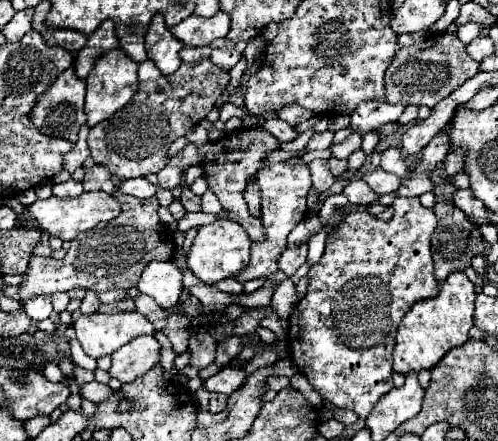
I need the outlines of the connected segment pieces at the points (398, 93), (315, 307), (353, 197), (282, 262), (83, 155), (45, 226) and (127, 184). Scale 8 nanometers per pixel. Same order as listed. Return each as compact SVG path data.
M436 34L420 42L418 46L400 48L384 74L384 96L390 104L408 102L424 104L434 108L442 98L462 86L478 72L480 64L466 54L466 46L456 38L456 34Z
M398 196L390 220L378 220L368 212L350 212L342 224L328 234L322 258L312 264L308 272L308 292L290 316L288 346L298 372L304 374L312 388L336 408L348 408L360 418L366 418L376 402L394 388L392 350L398 324L412 304L434 298L440 292L430 252L430 236L436 224L438 218L432 208L424 208L420 198Z
M360 178L360 180L352 180L346 188L344 188L344 194L348 196L348 200L352 204L362 204L362 206L368 206L368 204L374 204L378 200L378 194L372 192L372 188L368 188L368 184Z
M302 244L292 250L286 248L278 258L278 268L284 270L288 276L292 276L306 262L306 254L308 254L308 244Z
M82 126L78 132L78 142L74 144L74 148L64 156L64 170L68 170L70 174L82 166L82 162L90 156L88 144L86 144L86 136L88 136L88 126Z
M82 192L78 198L56 198L50 196L46 200L36 200L34 204L26 206L26 212L16 218L16 228L26 230L40 230L50 236L56 236L60 240L72 240L80 232L86 232L94 228L98 222L108 222L120 214L120 204L112 194L106 192Z
M144 178L122 180L122 182L118 182L118 186L120 186L122 192L126 192L126 194L130 194L130 196L136 196L136 198L150 198L150 196L154 196L156 190L158 190L158 186L150 184L150 182L144 180Z

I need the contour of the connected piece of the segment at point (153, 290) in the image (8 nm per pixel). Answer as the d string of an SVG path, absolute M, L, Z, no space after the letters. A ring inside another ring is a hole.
M150 262L142 272L138 290L152 296L162 308L174 308L184 290L182 270L174 262Z

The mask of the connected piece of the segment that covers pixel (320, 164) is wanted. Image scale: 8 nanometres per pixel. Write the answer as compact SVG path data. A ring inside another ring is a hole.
M314 160L314 162L310 162L310 170L312 170L312 188L318 194L326 192L332 186L332 182L334 182L334 176L330 174L330 170L326 166L326 160Z

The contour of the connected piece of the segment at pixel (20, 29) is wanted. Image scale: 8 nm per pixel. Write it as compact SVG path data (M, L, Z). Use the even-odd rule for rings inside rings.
M24 10L24 12L14 14L14 18L2 28L2 34L6 36L8 42L18 42L30 30L32 14L34 14L32 10Z

